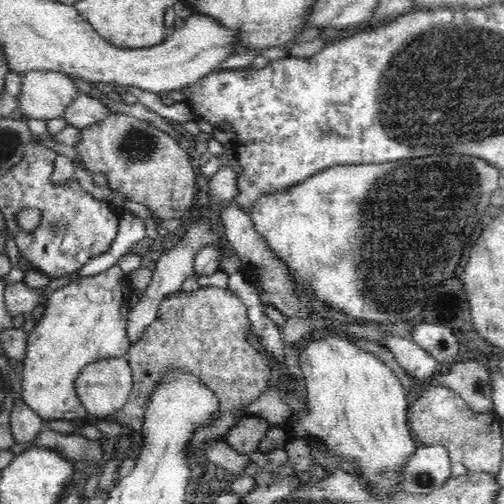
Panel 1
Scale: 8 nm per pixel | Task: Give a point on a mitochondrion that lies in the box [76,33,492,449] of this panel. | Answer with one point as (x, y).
(454, 185)

